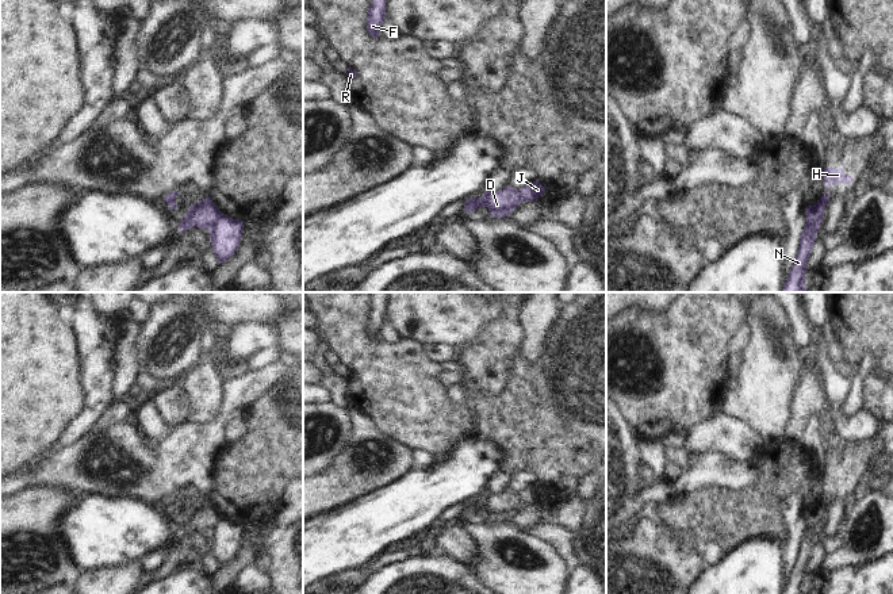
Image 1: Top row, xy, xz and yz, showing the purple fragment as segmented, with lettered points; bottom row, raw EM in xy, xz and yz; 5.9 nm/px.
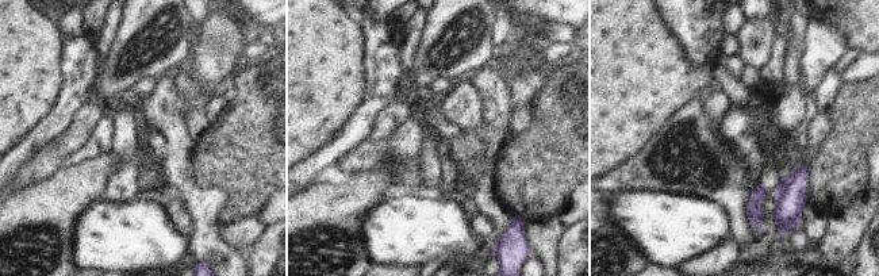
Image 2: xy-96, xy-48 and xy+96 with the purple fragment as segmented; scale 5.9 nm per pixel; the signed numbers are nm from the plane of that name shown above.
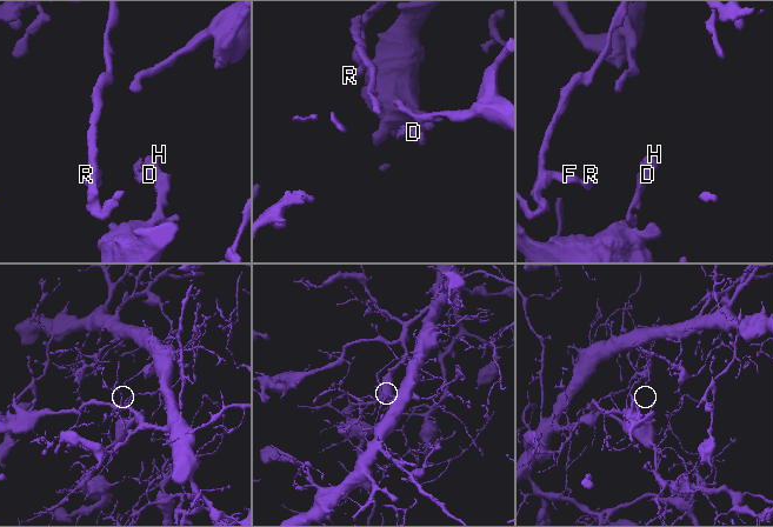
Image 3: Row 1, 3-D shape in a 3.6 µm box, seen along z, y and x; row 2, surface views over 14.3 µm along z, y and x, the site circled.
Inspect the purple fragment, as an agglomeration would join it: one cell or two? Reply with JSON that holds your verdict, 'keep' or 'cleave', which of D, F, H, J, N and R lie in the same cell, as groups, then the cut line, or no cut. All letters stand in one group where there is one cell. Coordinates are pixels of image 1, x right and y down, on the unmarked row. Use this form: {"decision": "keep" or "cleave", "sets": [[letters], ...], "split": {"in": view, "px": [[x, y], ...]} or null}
{"decision": "cleave", "sets": [["D", "H"], ["F", "J", "N", "R"]], "split": {"in": "xy", "px": [[219, 516], [209, 532]]}}

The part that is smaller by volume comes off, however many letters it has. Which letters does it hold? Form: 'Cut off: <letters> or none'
Cut off: D, H

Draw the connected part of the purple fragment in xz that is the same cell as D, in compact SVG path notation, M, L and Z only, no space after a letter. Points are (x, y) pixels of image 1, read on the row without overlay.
M506 488L501 494L487 494L480 502L471 501L464 509L464 514L476 514L478 510L486 510L493 521L505 521L522 506L518 494Z

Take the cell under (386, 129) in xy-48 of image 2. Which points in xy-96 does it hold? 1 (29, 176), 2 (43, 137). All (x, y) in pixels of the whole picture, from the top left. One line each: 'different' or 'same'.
1: same
2: different

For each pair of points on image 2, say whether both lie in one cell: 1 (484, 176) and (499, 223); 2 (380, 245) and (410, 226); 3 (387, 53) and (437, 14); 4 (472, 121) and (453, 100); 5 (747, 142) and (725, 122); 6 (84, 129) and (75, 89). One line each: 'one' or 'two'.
1: one
2: one
3: two
4: one
5: one
6: two

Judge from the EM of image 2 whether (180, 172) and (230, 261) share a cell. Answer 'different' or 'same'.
same

